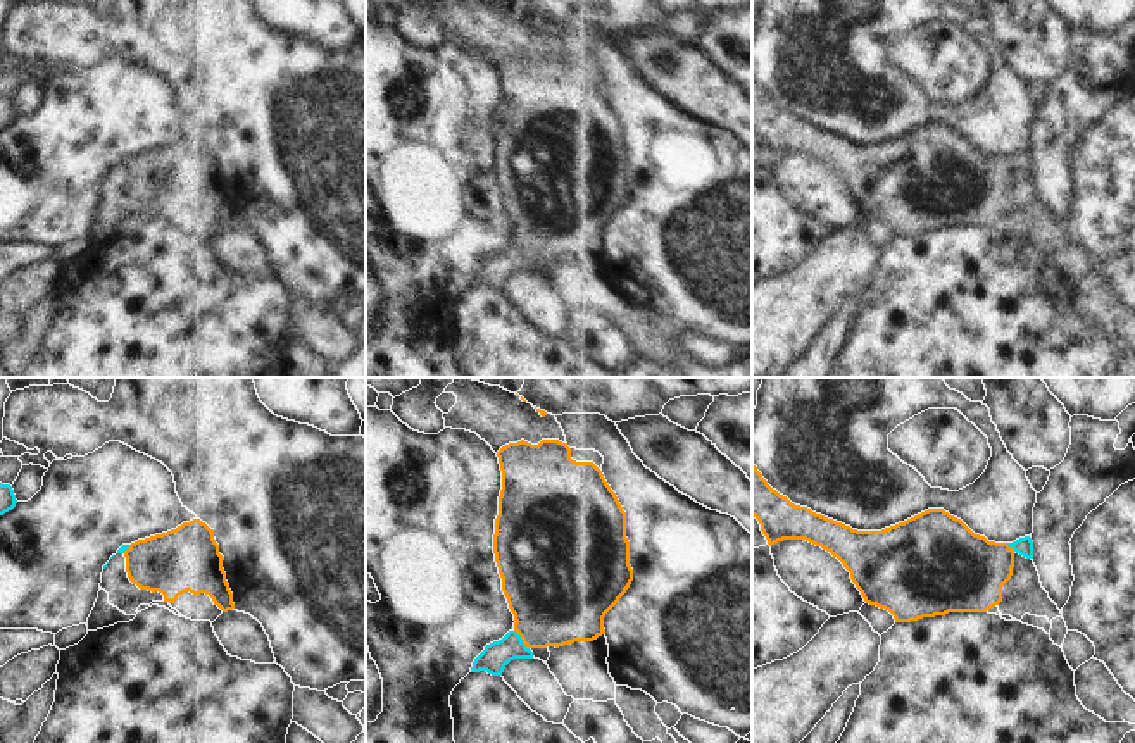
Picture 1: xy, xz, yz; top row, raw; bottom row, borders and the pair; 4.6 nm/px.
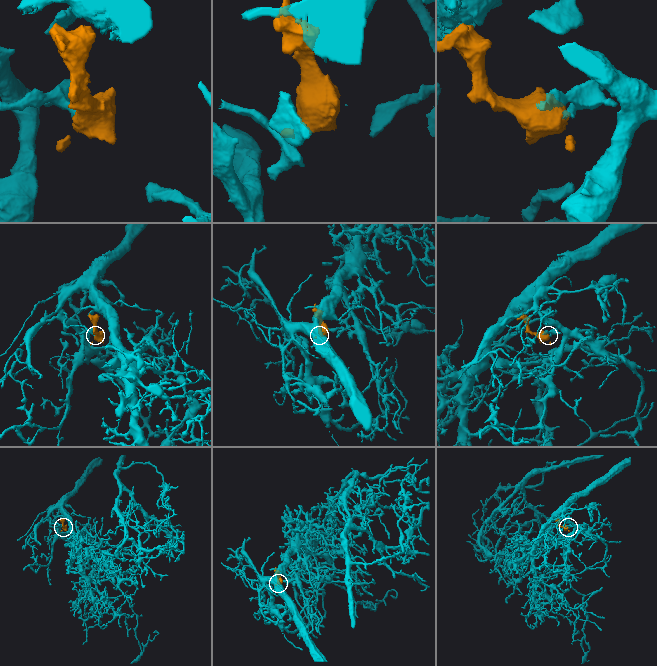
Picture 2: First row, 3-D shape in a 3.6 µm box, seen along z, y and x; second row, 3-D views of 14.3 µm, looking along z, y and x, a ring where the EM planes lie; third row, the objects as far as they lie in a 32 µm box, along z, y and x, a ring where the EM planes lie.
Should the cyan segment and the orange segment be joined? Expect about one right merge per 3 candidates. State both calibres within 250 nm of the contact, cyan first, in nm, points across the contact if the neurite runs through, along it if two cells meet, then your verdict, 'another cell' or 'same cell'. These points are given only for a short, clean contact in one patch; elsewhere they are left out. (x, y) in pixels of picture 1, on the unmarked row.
130/420 nm | across xz (495, 269), (521, 254), (556, 212) | same cell

